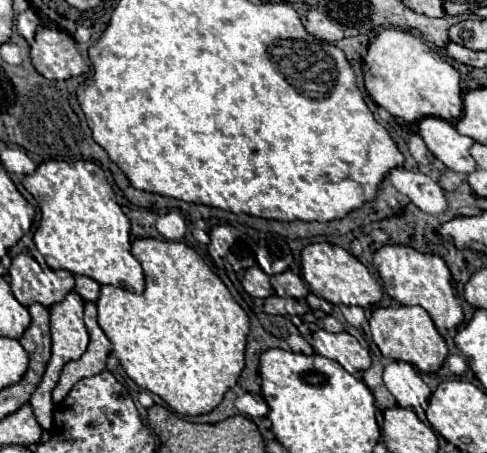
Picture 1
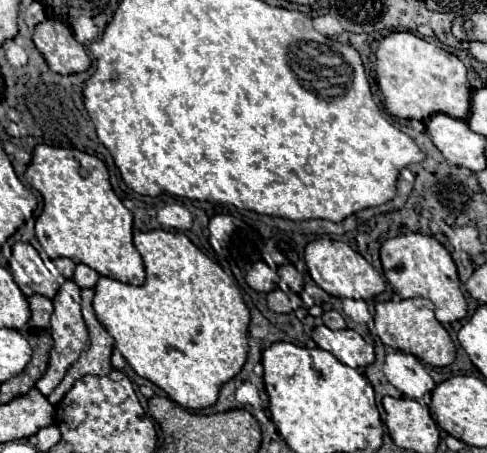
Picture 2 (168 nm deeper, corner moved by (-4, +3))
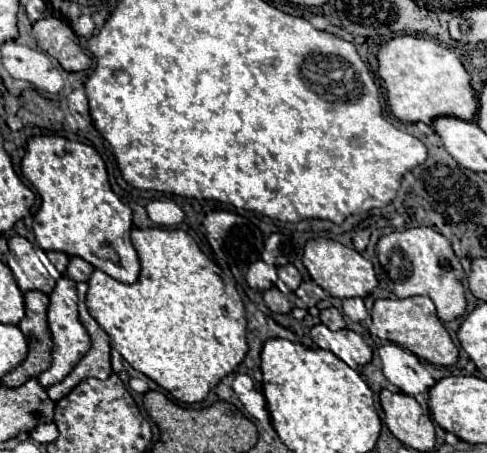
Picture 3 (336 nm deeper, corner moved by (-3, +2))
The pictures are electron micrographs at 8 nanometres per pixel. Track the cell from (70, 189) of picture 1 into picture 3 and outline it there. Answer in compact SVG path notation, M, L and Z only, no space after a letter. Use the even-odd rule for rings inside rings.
M35 135L27 141L21 173L41 195L41 207L33 217L35 244L39 248L77 255L121 283L137 281L141 267L129 239L132 210L111 191L105 163L91 145L55 135Z

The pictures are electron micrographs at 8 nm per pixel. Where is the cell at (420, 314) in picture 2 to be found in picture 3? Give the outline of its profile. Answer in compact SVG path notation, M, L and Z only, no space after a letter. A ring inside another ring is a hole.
M429 297L377 299L371 309L371 318L372 324L369 331L379 339L397 343L397 345L409 349L411 353L415 353L417 357L433 363L433 365L449 367L457 361L457 347L451 341L443 323L439 321L439 317L435 313L435 305Z

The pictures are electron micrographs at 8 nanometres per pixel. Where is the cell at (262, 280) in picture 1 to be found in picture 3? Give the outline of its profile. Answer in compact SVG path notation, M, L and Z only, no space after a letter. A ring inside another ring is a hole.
M259 259L259 261L251 263L245 279L247 279L249 287L263 291L263 289L271 289L271 287L275 285L275 281L277 281L277 271L275 271L275 267L271 267L271 265L267 265L267 263L263 263L263 261Z

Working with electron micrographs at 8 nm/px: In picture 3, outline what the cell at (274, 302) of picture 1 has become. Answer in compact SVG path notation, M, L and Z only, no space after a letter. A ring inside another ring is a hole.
M277 287L267 289L267 291L263 293L263 301L265 301L265 305L267 305L273 313L288 314L291 313L294 308L293 303L285 294L281 293Z

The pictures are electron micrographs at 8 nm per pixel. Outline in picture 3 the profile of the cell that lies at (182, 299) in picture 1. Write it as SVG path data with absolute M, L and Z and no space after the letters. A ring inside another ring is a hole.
M133 227L131 241L141 259L139 279L127 285L95 269L91 273L91 279L87 281L87 311L111 337L111 347L117 349L133 369L153 379L183 403L203 401L207 393L225 375L233 373L247 355L247 321L241 297L235 285L221 277L215 263L199 249L189 233L181 229Z

